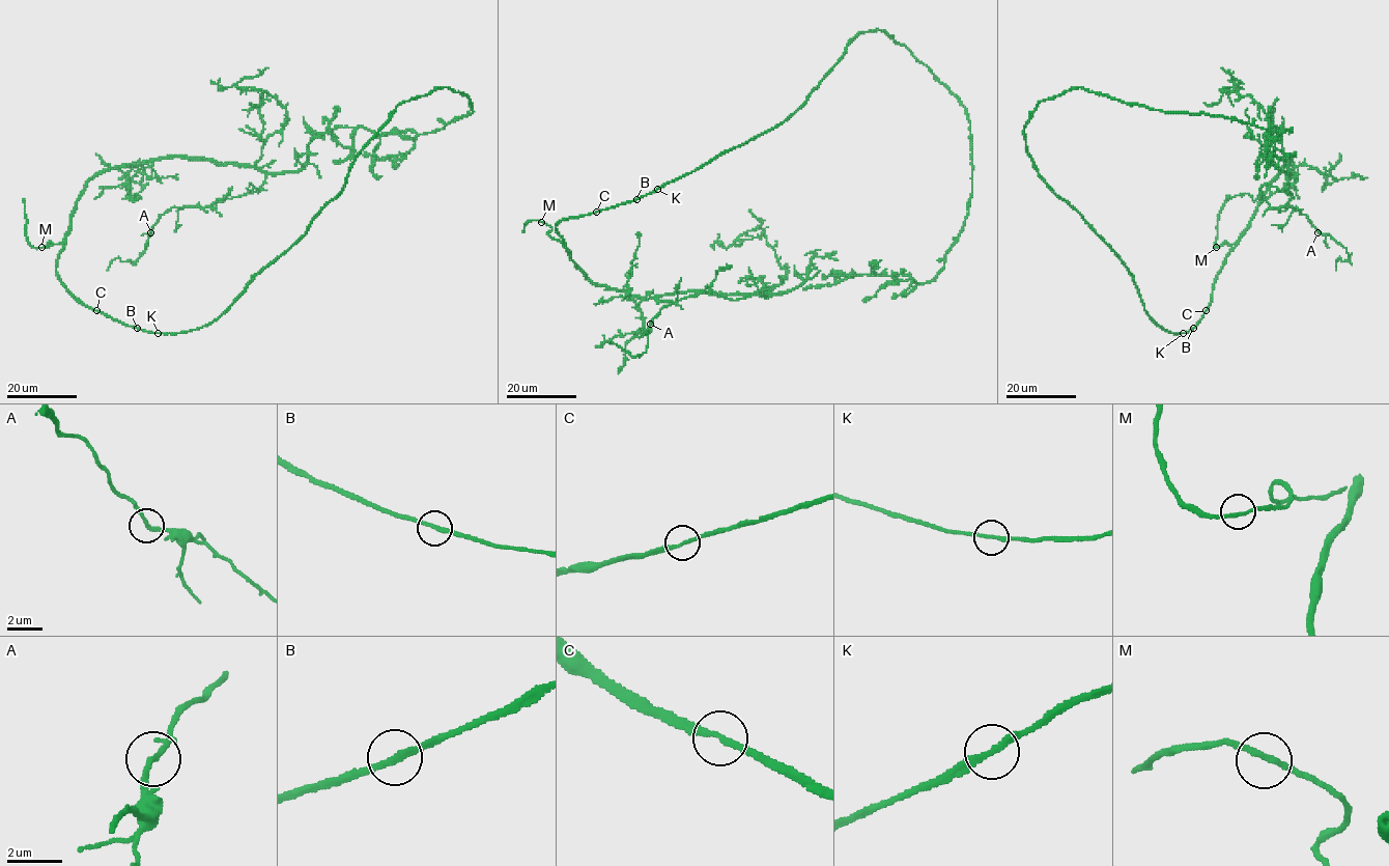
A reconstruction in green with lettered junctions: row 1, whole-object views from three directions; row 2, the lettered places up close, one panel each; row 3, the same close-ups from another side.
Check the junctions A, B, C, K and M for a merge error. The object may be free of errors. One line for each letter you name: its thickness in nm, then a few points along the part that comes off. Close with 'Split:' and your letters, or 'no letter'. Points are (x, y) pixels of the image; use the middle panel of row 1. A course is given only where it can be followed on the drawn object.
Split: no letter

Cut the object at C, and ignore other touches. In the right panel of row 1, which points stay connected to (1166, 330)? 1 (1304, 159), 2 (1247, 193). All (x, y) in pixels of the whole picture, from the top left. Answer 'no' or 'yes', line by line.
1: no
2: no

